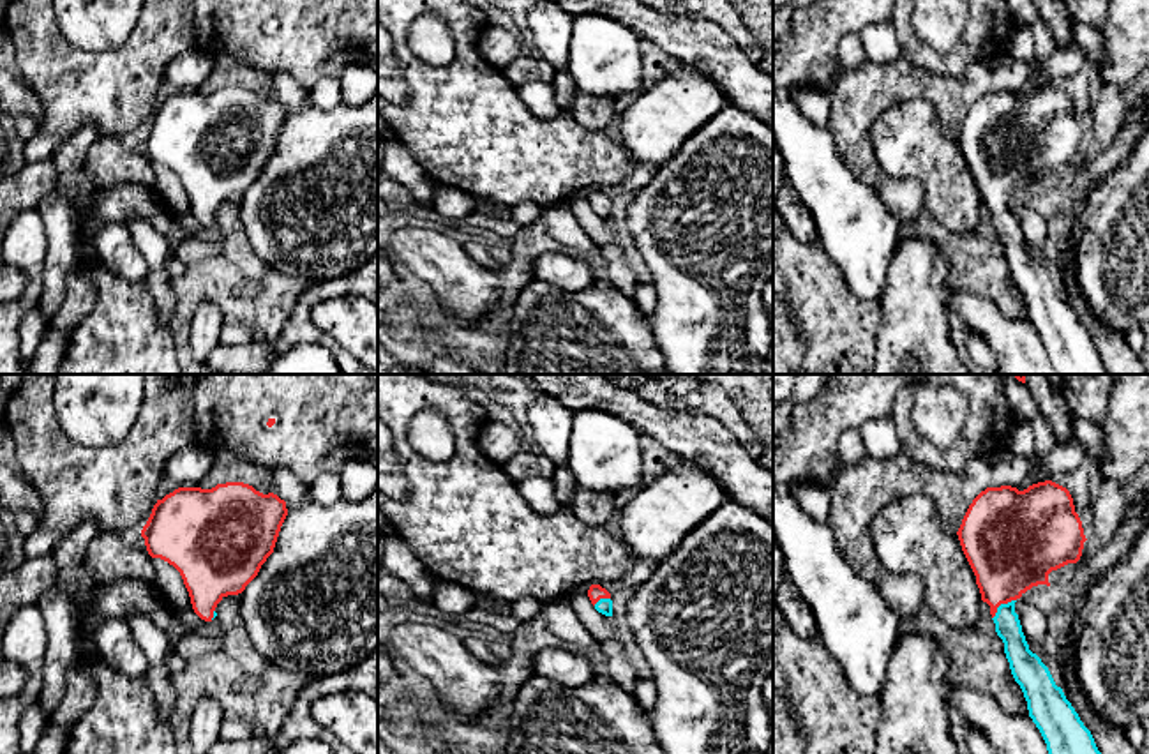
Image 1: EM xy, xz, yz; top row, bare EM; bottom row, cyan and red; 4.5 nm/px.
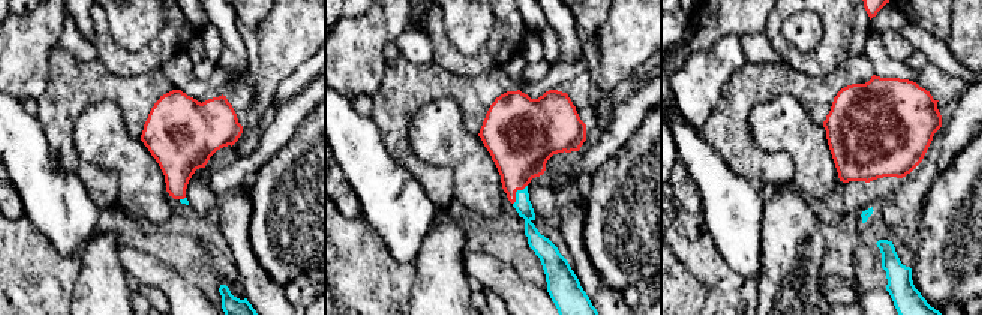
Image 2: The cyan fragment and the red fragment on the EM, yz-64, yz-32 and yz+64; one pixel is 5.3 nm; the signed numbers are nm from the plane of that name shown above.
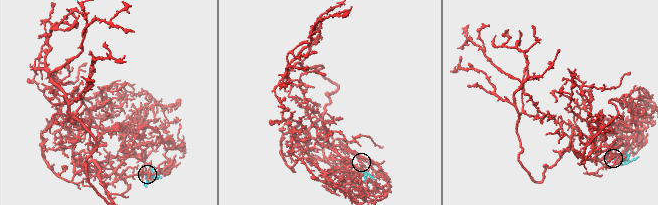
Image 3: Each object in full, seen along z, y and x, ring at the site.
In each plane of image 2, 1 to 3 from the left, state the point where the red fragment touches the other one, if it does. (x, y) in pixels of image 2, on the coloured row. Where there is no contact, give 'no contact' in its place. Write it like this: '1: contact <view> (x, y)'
1: contact yz-64 (182, 200)
2: contact yz-32 (516, 194)
3: no contact

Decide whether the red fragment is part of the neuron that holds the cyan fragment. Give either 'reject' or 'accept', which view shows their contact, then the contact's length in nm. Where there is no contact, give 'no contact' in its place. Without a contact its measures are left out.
accept | yz | 140 nm

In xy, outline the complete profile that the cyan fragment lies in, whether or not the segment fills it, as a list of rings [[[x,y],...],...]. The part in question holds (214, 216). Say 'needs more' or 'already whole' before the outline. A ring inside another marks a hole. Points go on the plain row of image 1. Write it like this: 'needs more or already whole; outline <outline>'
needs more; outline [[[244,87],[217,88],[212,94],[178,92],[157,104],[141,141],[152,162],[161,162],[180,177],[194,217],[212,226],[217,208],[228,200],[242,198],[258,180],[274,157],[286,120],[284,104]]]

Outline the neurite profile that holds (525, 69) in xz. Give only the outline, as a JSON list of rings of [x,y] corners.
[[[519,55],[507,67],[503,67],[501,72],[515,88],[524,83],[552,83],[556,74],[549,62],[533,55]]]

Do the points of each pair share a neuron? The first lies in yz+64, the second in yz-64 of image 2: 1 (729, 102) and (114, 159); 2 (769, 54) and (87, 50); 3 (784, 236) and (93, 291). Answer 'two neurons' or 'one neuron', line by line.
1: two neurons
2: one neuron
3: one neuron

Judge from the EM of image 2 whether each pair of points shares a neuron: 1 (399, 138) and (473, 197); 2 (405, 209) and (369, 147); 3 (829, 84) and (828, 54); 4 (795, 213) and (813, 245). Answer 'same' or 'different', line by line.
1: different
2: same
3: different
4: same

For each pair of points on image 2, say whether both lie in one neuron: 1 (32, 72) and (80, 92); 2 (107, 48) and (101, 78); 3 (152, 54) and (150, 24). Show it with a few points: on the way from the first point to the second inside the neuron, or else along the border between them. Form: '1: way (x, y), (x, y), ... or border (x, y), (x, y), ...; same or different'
1: border (57, 44), (48, 54), (48, 84), (36, 99); different
2: border (96, 57), (120, 75), (137, 77); different
3: border (114, 38), (128, 50), (141, 50), (149, 45); different

